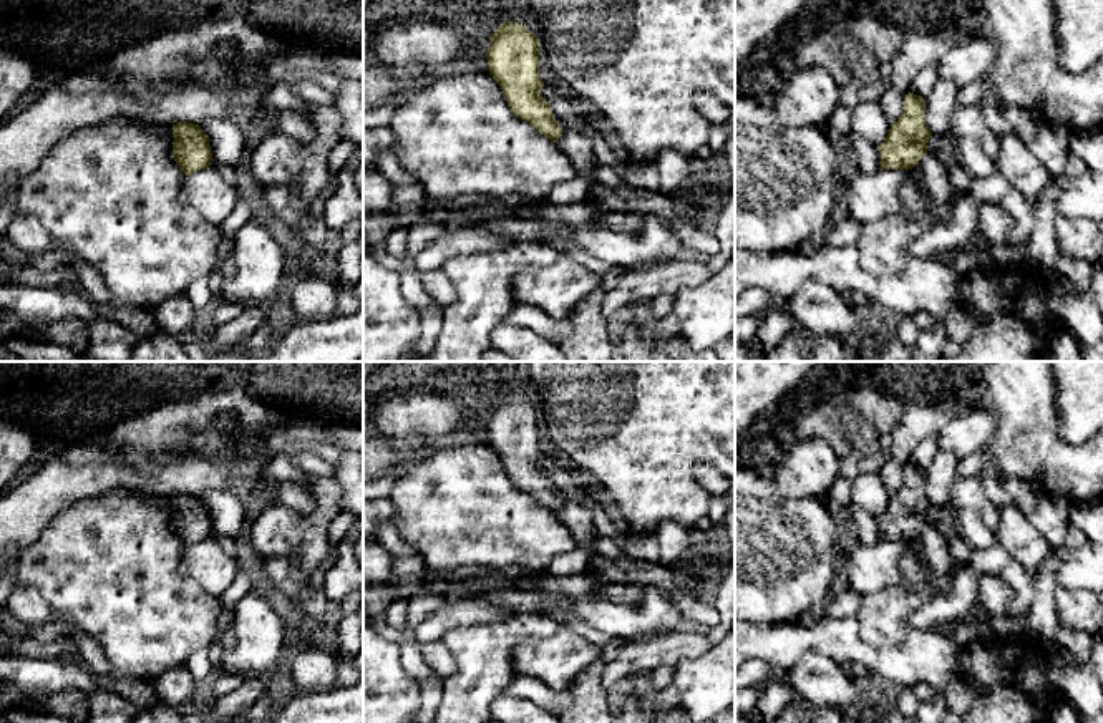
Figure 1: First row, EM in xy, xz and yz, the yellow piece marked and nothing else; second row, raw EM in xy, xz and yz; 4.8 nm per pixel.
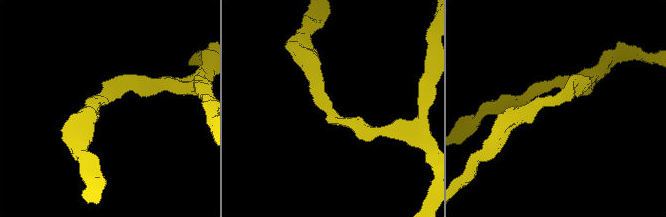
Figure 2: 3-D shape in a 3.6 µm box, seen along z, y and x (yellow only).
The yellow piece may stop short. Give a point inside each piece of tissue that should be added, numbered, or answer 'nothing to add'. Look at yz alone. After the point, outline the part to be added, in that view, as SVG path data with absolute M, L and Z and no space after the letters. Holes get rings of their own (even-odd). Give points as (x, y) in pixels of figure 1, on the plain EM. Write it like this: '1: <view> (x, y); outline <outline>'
nothing to add

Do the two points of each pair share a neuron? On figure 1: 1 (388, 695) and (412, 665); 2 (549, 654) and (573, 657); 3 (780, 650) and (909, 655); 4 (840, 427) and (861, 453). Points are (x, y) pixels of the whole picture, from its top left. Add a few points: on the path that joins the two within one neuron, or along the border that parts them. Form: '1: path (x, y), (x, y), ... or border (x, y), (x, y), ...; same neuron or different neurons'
1: border (397, 642), (402, 667), (418, 684); different neurons
2: path (554, 657), (568, 657); same neuron
3: path (811, 640), (845, 640), (856, 650), (878, 659); same neuron
4: path (846, 433), (858, 446); same neuron

